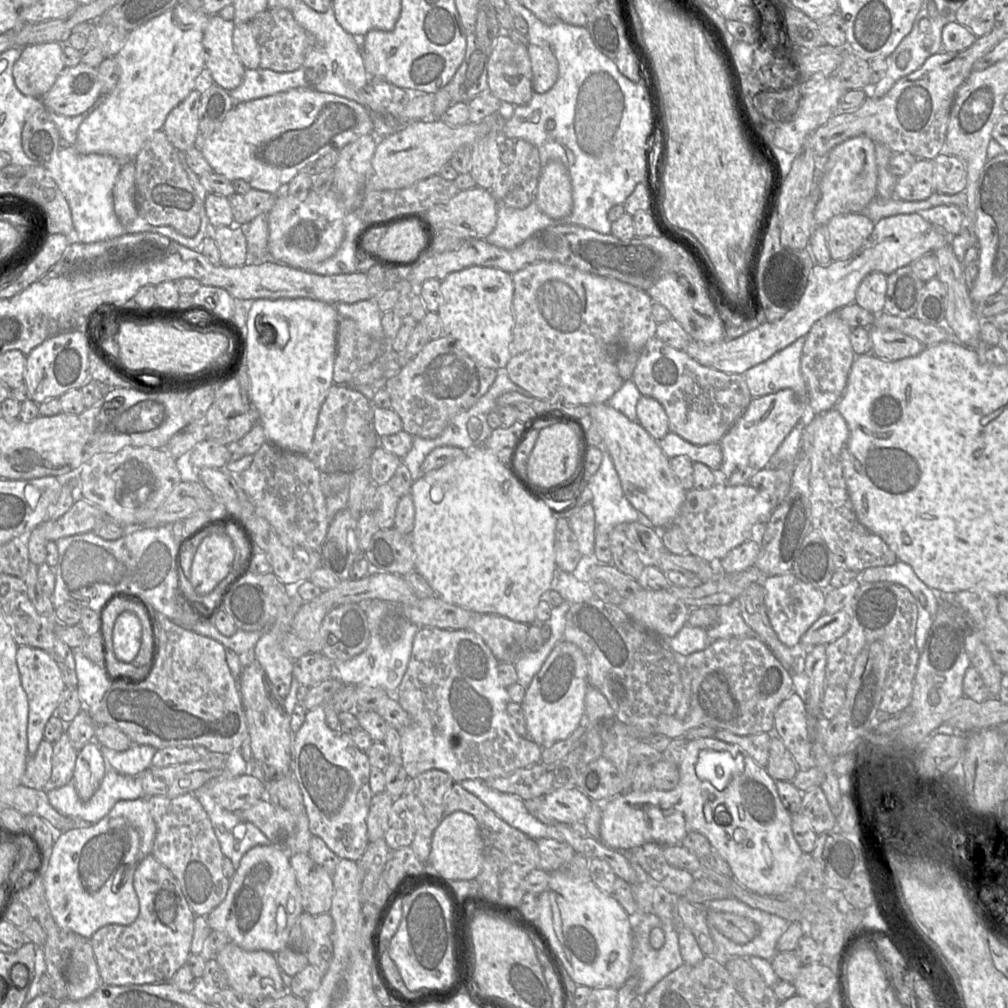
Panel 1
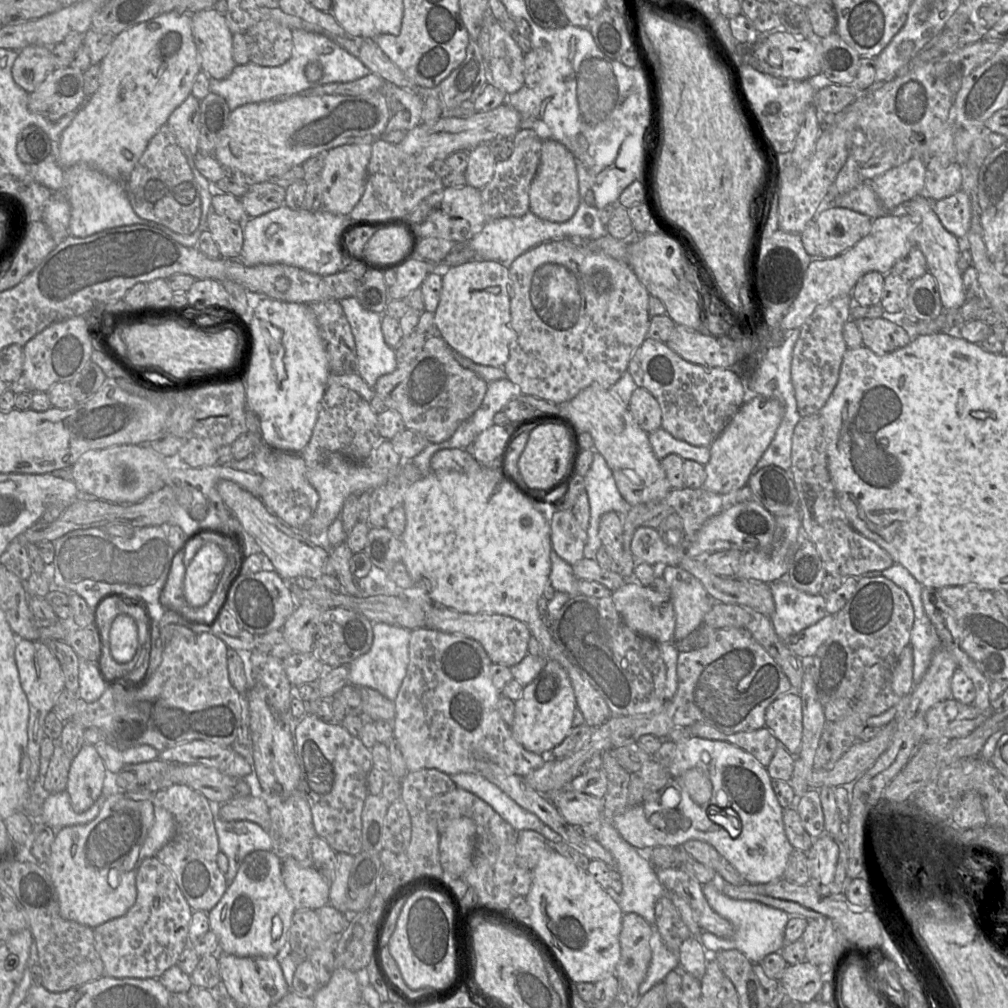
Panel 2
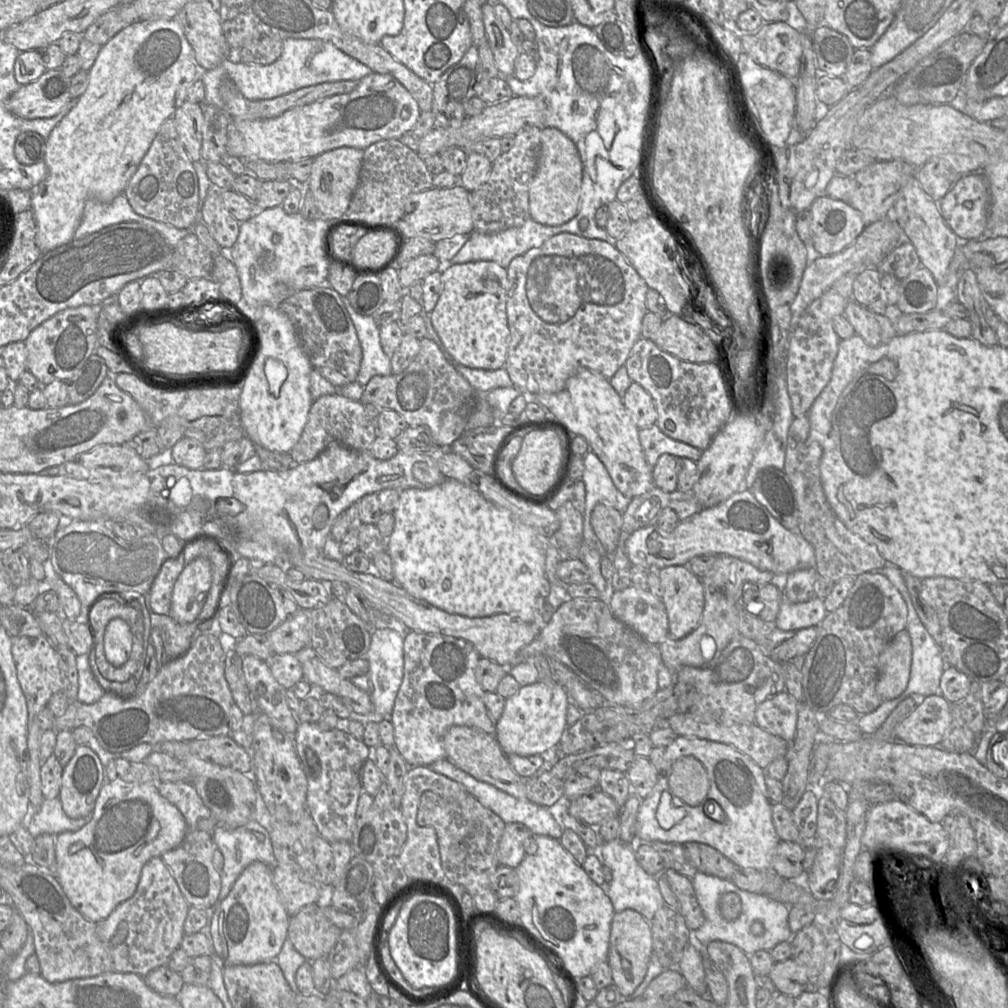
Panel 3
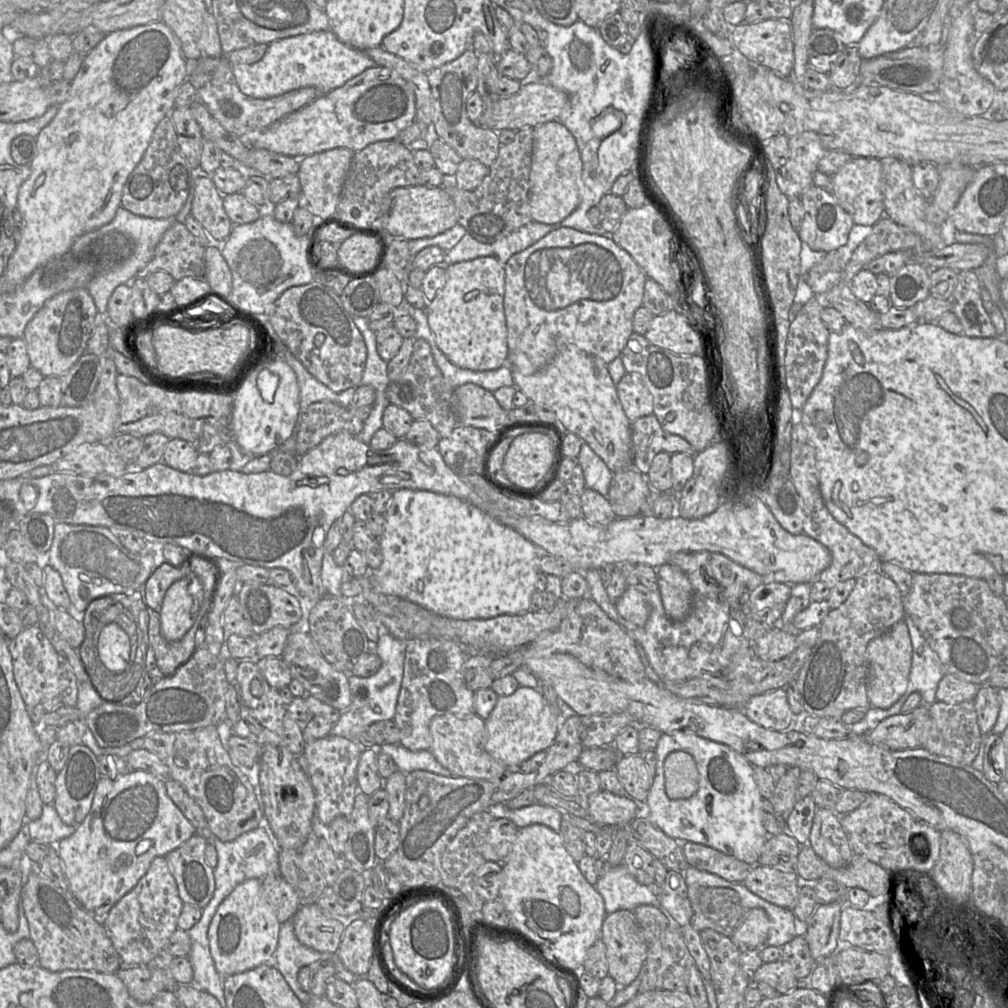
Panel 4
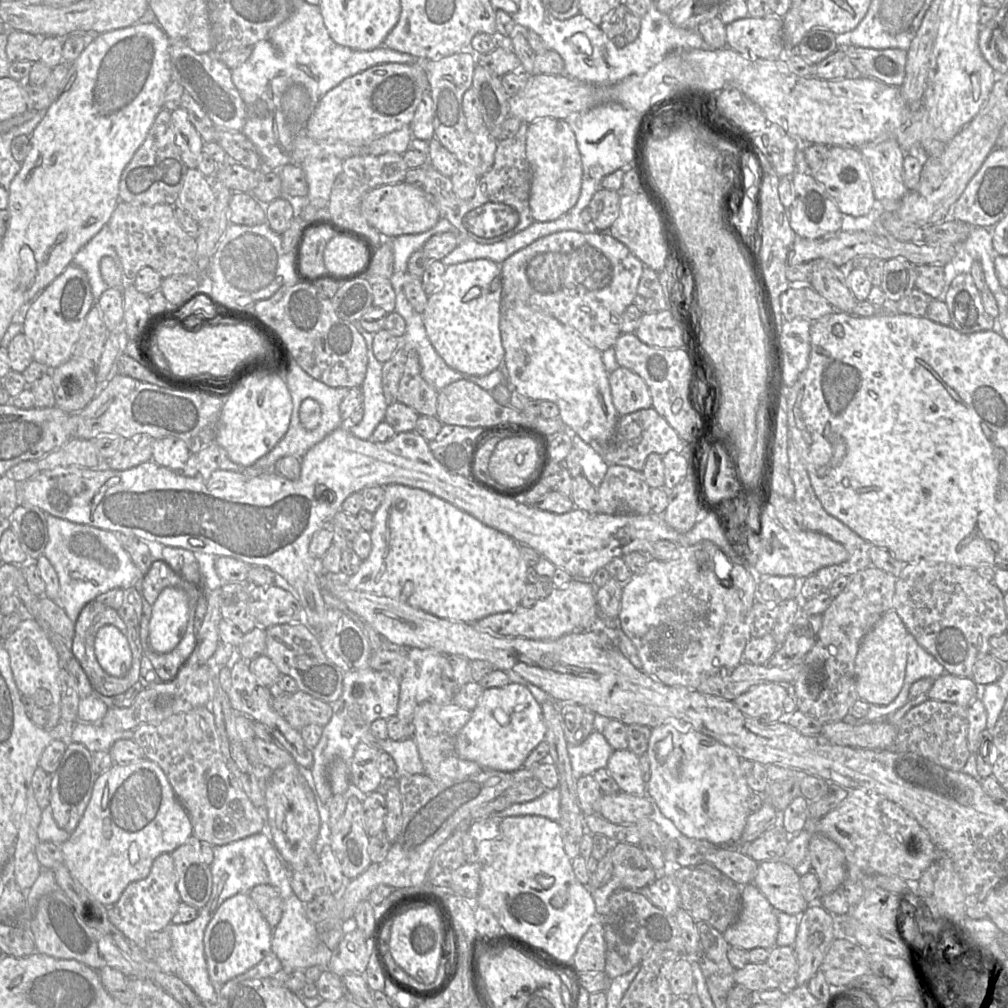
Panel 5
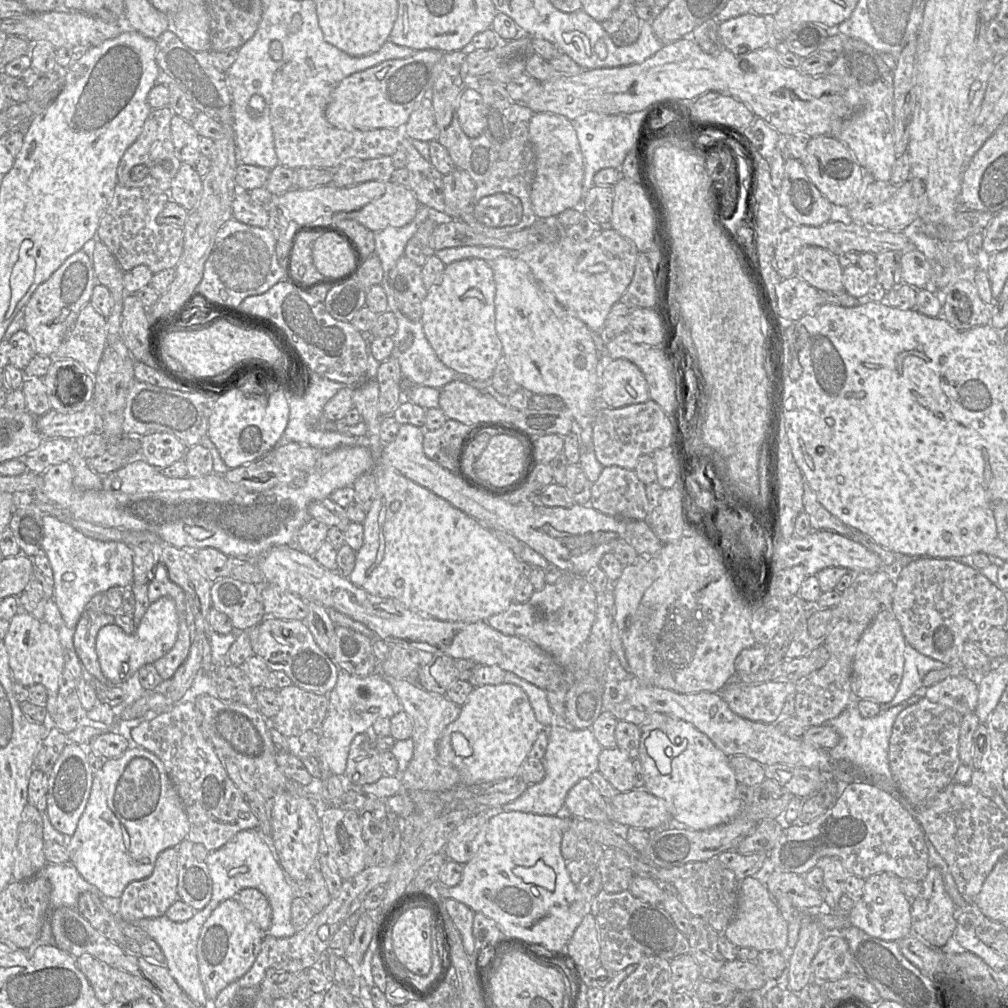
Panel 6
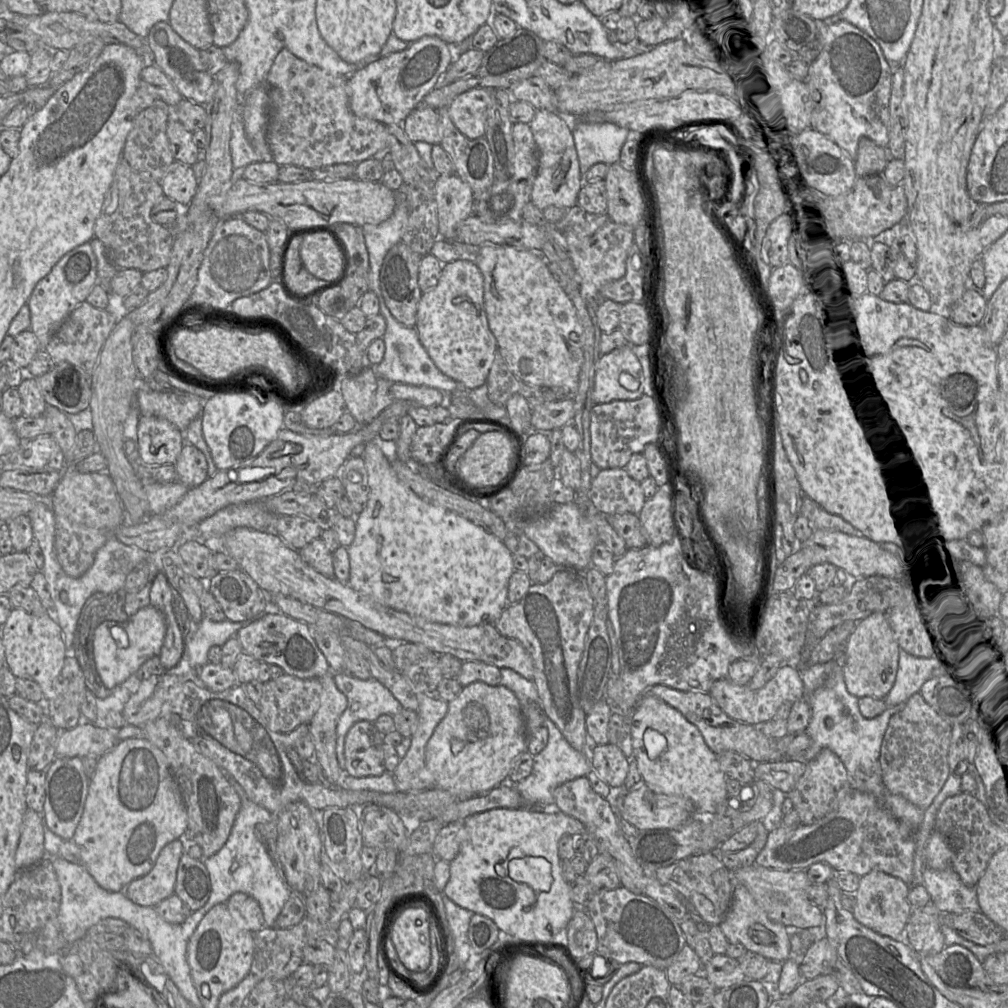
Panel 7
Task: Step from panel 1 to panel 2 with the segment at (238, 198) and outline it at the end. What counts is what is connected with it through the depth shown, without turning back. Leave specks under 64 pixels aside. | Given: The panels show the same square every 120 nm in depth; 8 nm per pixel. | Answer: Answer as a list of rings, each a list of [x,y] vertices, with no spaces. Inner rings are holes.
[[[277,182],[251,183],[240,201],[248,218],[255,218],[283,206],[285,194],[286,187]]]

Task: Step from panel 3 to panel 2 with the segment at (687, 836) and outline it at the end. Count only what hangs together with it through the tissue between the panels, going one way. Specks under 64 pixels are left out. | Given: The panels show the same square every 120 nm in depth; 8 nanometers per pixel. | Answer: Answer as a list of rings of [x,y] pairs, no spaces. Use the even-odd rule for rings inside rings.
[[[691,737],[676,743],[673,760],[668,768],[671,777],[666,785],[657,792],[646,792],[643,800],[617,815],[612,825],[621,837],[635,848],[650,850],[657,846],[680,847],[688,840],[700,840],[711,845],[721,857],[725,858],[749,884],[766,884],[783,878],[788,858],[793,846],[790,844],[784,829],[783,808],[780,806],[772,789],[772,779],[767,769],[748,752],[728,742]],[[689,769],[701,770],[712,783],[712,794],[709,801],[695,803],[688,792],[681,787],[681,776]],[[716,805],[726,812],[738,825],[739,834],[730,836],[720,825],[710,821],[707,808]]]

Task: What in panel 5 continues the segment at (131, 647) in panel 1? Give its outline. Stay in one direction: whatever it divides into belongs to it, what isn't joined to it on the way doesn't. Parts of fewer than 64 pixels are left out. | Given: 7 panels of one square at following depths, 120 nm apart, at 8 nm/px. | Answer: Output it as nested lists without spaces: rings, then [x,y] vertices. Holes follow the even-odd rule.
[[[113,625],[101,627],[95,638],[94,651],[102,669],[114,677],[123,677],[131,667],[132,652],[127,637]]]

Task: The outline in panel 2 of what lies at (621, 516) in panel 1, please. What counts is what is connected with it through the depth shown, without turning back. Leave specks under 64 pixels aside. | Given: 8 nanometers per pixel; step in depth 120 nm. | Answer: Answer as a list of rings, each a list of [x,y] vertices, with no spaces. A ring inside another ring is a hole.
[[[595,451],[590,469],[584,478],[590,504],[584,558],[596,560],[596,553],[603,546],[598,534],[601,516],[610,511],[626,515],[632,506],[620,494],[613,473],[599,452]]]

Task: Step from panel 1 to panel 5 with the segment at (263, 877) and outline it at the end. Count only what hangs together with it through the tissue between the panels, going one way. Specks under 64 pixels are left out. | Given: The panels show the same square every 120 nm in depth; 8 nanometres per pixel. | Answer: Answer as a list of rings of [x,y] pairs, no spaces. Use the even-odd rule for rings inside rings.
[[[238,893],[226,899],[204,932],[204,955],[213,986],[217,989],[232,978],[245,973],[271,952],[272,931],[273,928],[248,893]]]

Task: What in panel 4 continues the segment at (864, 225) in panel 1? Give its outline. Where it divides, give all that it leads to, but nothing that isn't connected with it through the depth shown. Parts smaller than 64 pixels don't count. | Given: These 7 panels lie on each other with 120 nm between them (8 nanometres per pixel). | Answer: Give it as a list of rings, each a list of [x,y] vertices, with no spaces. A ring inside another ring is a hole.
[[[812,184],[802,193],[800,201],[804,208],[804,218],[798,231],[801,241],[818,253],[845,250],[854,222],[832,193]]]

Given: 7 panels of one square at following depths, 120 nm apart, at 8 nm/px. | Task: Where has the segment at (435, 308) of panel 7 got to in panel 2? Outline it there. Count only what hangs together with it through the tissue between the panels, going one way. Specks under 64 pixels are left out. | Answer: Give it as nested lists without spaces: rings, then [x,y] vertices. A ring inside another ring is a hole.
[[[477,259],[447,268],[442,277],[440,301],[434,312],[437,328],[453,352],[480,365],[503,367],[509,358],[514,331],[511,327],[508,266]]]

